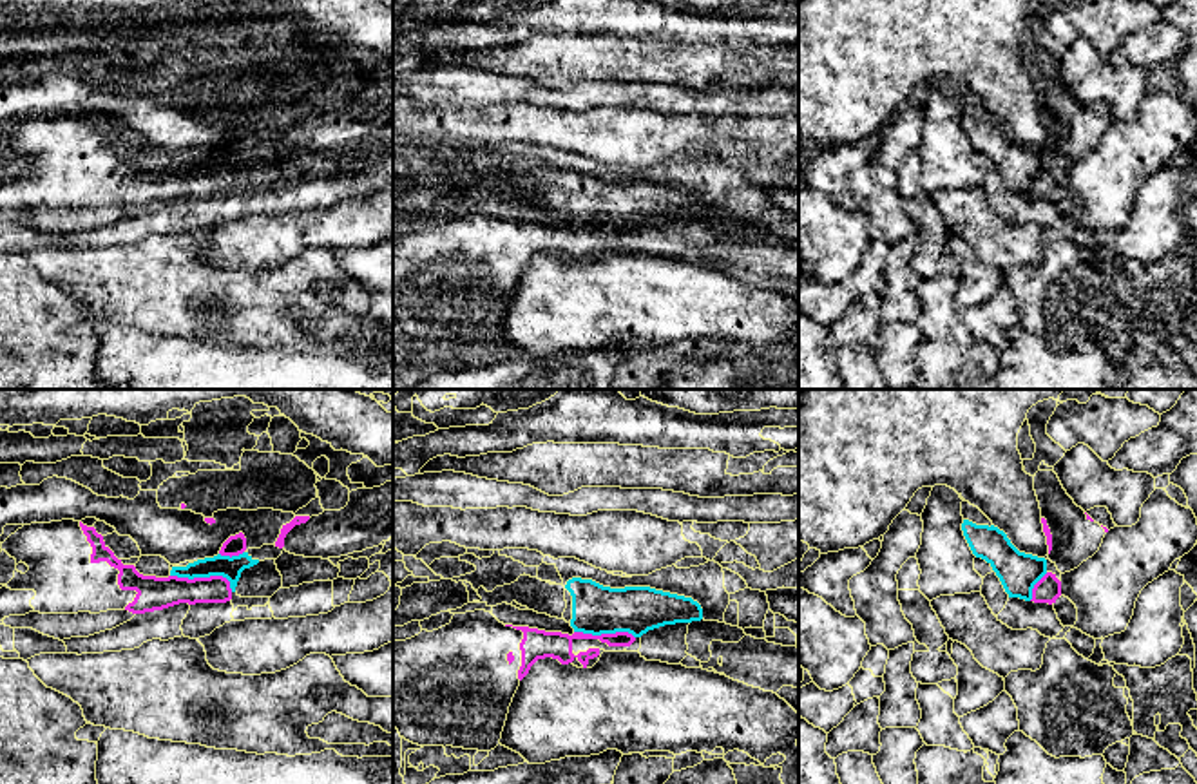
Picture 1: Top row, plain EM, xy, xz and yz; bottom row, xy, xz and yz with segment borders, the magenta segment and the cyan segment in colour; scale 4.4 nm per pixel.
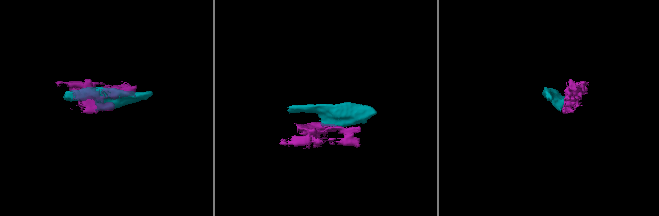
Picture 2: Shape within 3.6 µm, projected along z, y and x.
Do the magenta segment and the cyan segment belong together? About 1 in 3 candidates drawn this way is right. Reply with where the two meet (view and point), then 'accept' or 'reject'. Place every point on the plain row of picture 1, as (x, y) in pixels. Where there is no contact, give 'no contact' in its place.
contact xy (205, 172); reject

